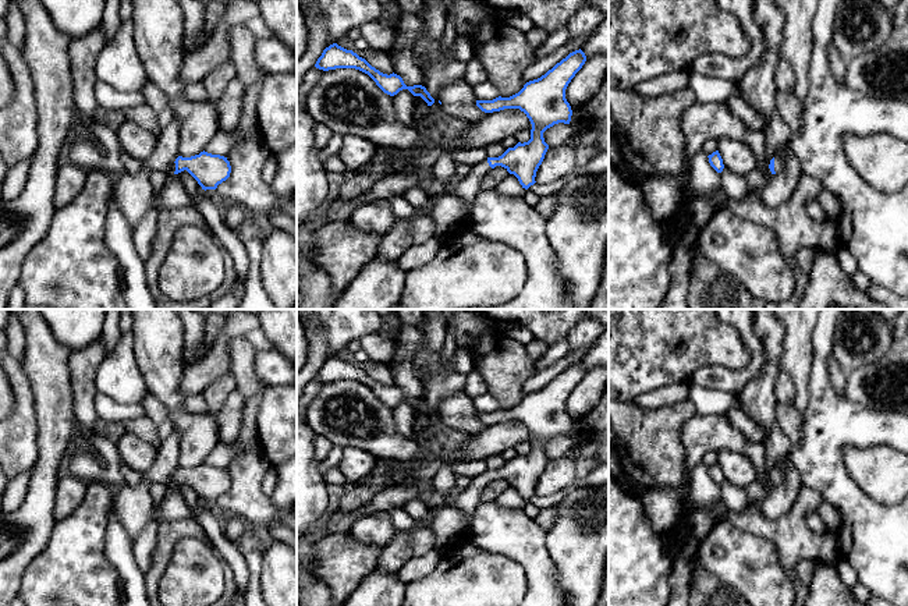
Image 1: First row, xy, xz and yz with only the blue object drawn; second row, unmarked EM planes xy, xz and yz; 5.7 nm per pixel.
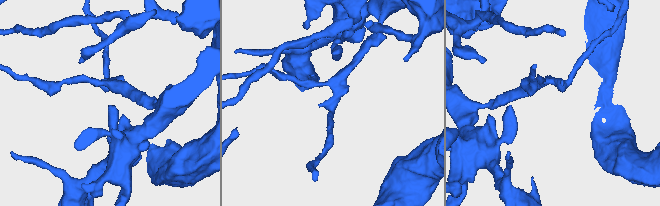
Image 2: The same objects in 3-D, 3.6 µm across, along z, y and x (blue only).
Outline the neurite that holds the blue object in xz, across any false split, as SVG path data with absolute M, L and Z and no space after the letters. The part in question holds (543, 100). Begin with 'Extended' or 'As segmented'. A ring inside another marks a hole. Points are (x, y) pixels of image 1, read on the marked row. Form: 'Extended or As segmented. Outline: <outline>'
Extended. Outline: M581 49L575 50L540 78L526 82L518 93L510 98L499 96L493 100L476 100L476 106L485 113L504 109L524 111L532 124L531 139L524 143L518 142L499 157L487 157L472 166L471 171L458 182L453 195L472 205L482 189L483 176L496 166L501 166L510 174L514 174L525 189L536 182L536 171L549 149L543 132L558 123L570 124L572 110L565 99L565 89L585 61L585 53Z

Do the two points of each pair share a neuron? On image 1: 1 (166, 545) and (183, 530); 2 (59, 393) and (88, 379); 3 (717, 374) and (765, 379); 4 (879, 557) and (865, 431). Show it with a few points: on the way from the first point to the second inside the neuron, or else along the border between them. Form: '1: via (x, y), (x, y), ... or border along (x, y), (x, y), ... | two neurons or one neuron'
1: via (170, 541), (178, 532) | one neuron
2: border along (68, 355), (73, 413), (75, 417) | two neurons
3: border along (765, 347), (765, 365), (737, 394) | two neurons
4: via (865, 523), (854, 504), (834, 484), (833, 450) | one neuron

